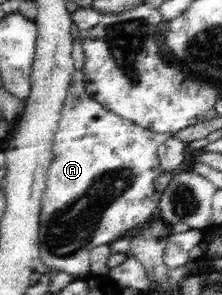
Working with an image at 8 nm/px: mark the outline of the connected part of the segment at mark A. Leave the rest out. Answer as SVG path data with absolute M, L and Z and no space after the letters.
M76 70L72 74L71 84L68 88L68 95L62 109L59 127L57 128L54 143L53 143L53 159L48 169L45 181L45 188L43 197L41 199L40 209L40 232L39 232L39 243L40 243L40 258L44 262L47 268L52 272L66 271L70 273L76 279L85 279L89 275L89 254L94 247L100 245L106 245L112 243L112 241L118 240L119 238L127 238L130 233L135 230L140 230L144 223L150 221L152 217L155 217L158 213L157 207L162 192L158 192L154 187L154 182L163 173L159 165L159 157L157 155L160 145L170 139L172 135L164 133L155 133L154 131L143 129L133 123L130 119L124 119L108 110L106 110L98 101L88 96L85 88L84 73L83 70Z

